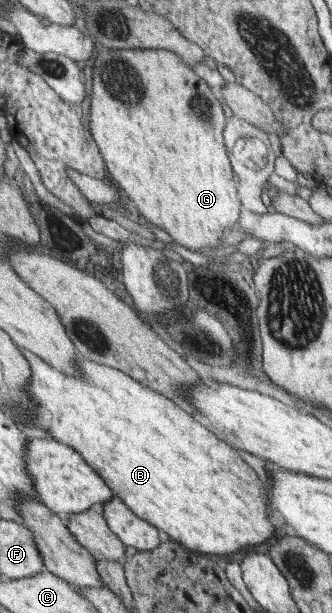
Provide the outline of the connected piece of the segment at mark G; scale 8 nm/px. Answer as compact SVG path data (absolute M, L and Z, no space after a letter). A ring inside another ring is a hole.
M99 47L95 56L95 65L92 68L93 90L91 94L90 114L88 115L89 128L93 140L99 145L100 152L107 164L107 174L114 185L126 196L131 198L141 212L146 224L152 224L165 231L177 245L187 250L201 253L210 249L222 248L221 240L232 229L235 229L240 220L243 206L238 197L237 184L233 180L234 172L227 157L225 143L223 143L223 128L227 123L225 113L219 102L219 95L205 80L196 74L195 69L185 64L179 53L157 48L131 48L127 50Z

